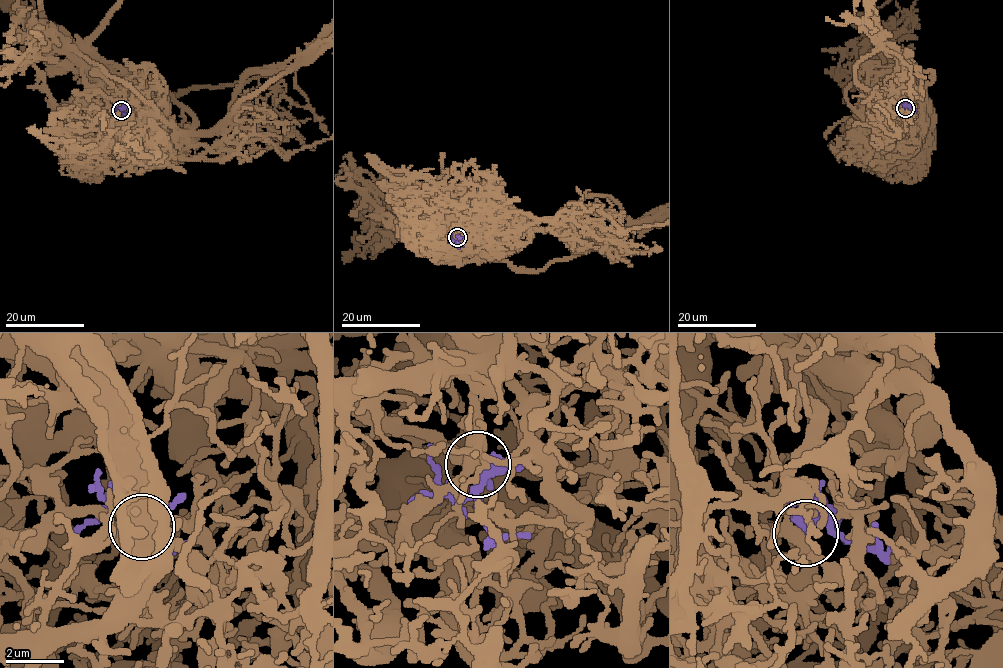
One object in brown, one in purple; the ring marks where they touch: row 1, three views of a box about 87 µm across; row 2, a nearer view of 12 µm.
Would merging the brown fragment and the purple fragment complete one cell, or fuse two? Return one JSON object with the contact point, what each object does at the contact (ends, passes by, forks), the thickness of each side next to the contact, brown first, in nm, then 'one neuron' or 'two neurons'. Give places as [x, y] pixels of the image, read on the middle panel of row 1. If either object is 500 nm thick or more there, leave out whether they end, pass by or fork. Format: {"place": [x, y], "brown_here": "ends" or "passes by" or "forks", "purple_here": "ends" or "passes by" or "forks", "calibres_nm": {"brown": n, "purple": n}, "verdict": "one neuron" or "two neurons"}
{"place": [457, 237], "brown_here": "passes by", "purple_here": "forks", "calibres_nm": {"brown": 440, "purple": 320}, "verdict": "one neuron"}

